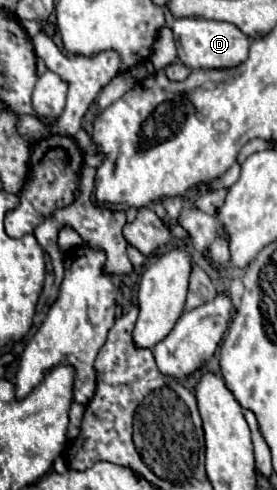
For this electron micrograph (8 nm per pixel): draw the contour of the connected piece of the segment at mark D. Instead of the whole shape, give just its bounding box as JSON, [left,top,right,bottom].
[173,17,249,69]

